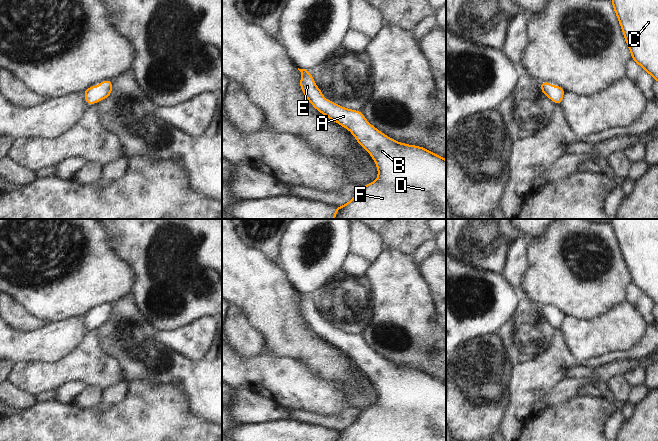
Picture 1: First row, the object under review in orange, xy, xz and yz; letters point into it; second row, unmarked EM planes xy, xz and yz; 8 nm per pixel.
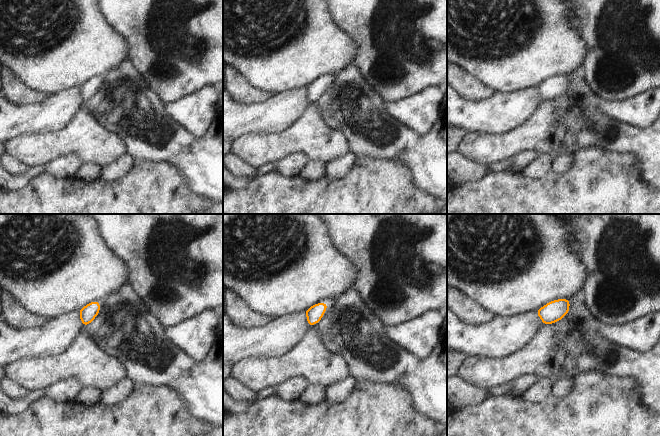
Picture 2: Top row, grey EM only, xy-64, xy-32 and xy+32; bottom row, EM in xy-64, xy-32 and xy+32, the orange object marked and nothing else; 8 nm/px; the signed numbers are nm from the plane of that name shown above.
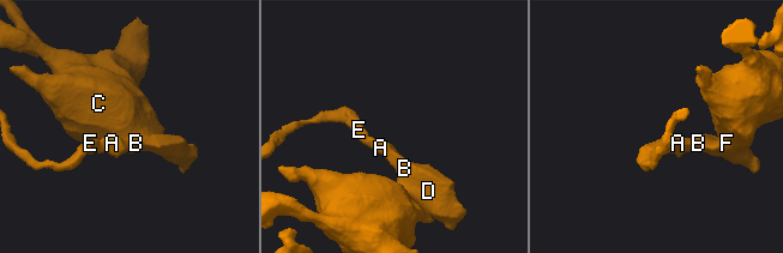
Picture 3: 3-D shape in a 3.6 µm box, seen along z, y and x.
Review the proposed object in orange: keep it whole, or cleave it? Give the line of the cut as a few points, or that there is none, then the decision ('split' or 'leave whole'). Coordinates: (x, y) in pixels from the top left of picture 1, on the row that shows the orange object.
no cut | leave whole

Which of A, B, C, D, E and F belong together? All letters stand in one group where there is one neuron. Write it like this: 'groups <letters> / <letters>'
groups A B C D E F

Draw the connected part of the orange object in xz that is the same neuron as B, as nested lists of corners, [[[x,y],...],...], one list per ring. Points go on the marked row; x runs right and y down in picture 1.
[[[306,69],[298,70],[302,73],[300,87],[305,97],[323,115],[347,128],[360,146],[370,153],[378,168],[378,178],[366,186],[359,187],[358,193],[350,202],[336,207],[332,219],[446,219],[446,160],[425,148],[399,143],[373,127],[361,111],[346,109],[326,100],[310,72]]]

